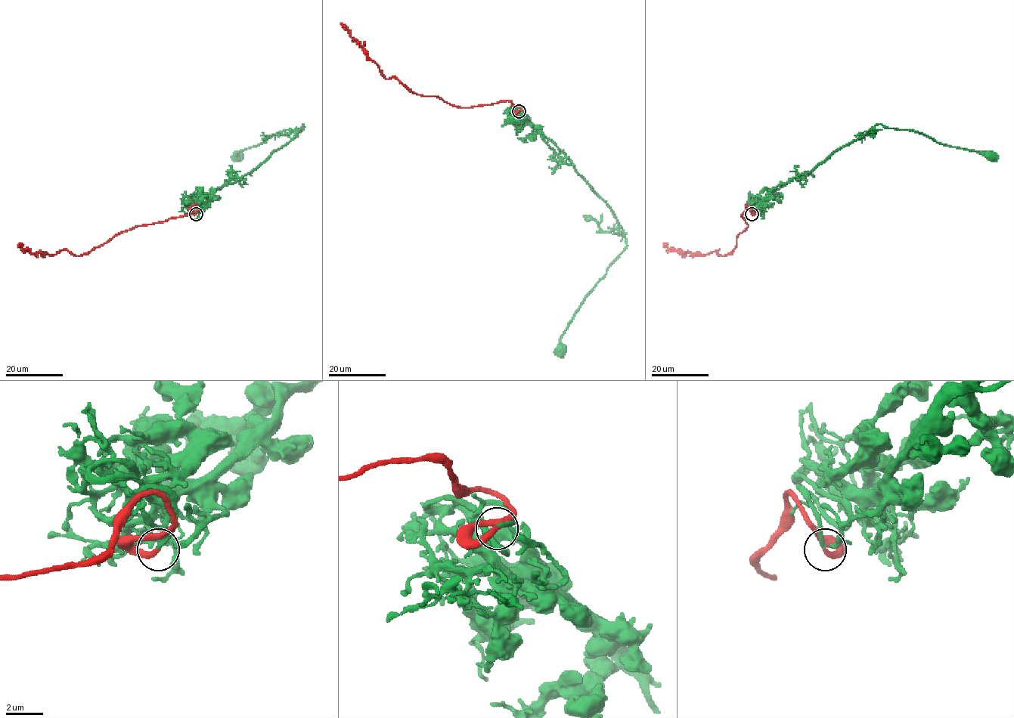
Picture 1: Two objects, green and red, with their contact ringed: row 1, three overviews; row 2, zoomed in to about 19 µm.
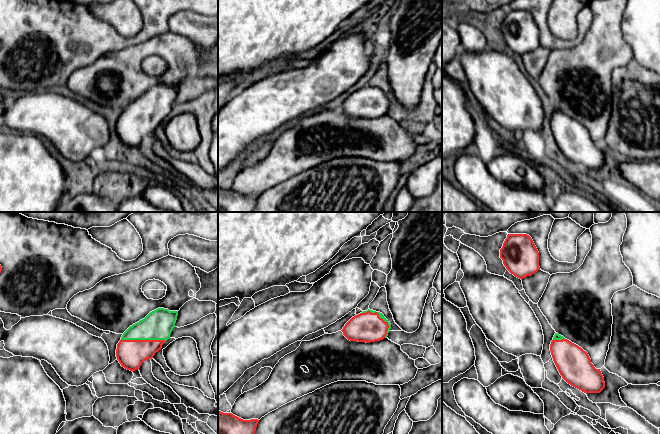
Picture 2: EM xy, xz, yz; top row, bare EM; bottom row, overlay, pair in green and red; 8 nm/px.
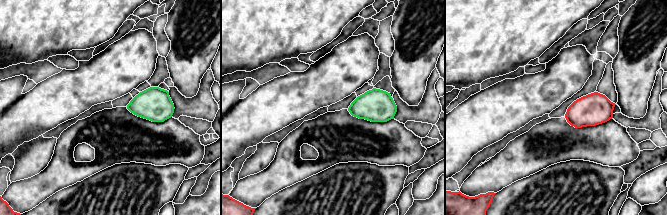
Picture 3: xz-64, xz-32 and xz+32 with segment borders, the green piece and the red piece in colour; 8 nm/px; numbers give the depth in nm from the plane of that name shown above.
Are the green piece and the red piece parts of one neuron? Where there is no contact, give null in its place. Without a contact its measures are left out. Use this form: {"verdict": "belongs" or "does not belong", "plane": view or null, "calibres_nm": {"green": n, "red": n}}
{"verdict": "belongs", "plane": "xy", "calibres_nm": {"green": 240, "red": 220}}

